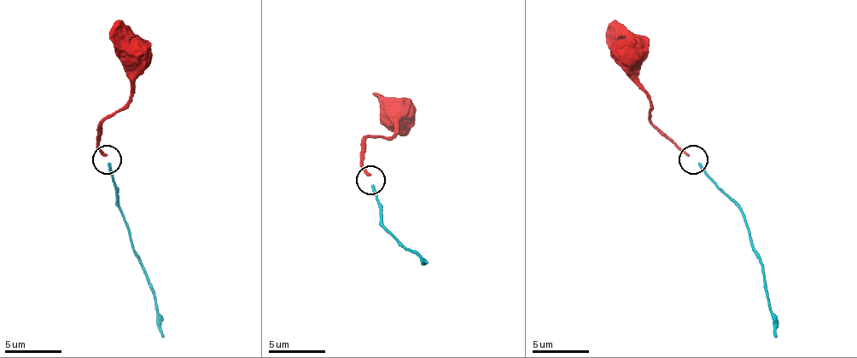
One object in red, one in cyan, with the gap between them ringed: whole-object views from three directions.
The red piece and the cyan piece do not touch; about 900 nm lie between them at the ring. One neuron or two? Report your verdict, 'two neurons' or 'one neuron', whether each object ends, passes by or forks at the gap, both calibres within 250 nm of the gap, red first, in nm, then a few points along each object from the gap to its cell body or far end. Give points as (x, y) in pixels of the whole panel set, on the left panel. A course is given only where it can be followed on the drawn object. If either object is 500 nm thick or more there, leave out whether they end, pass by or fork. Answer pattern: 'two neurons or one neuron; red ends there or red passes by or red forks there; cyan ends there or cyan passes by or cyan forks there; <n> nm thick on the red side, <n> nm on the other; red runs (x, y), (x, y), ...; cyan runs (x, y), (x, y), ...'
two neurons; red ends there; cyan ends there; 200 nm thick on the red side, 240 nm on the other; red runs (106, 157), (100, 125), (131, 94), (131, 71), (125, 62), (131, 56); cyan runs (108, 162), (117, 205), (125, 219), (131, 245), (145, 274), (163, 337)

